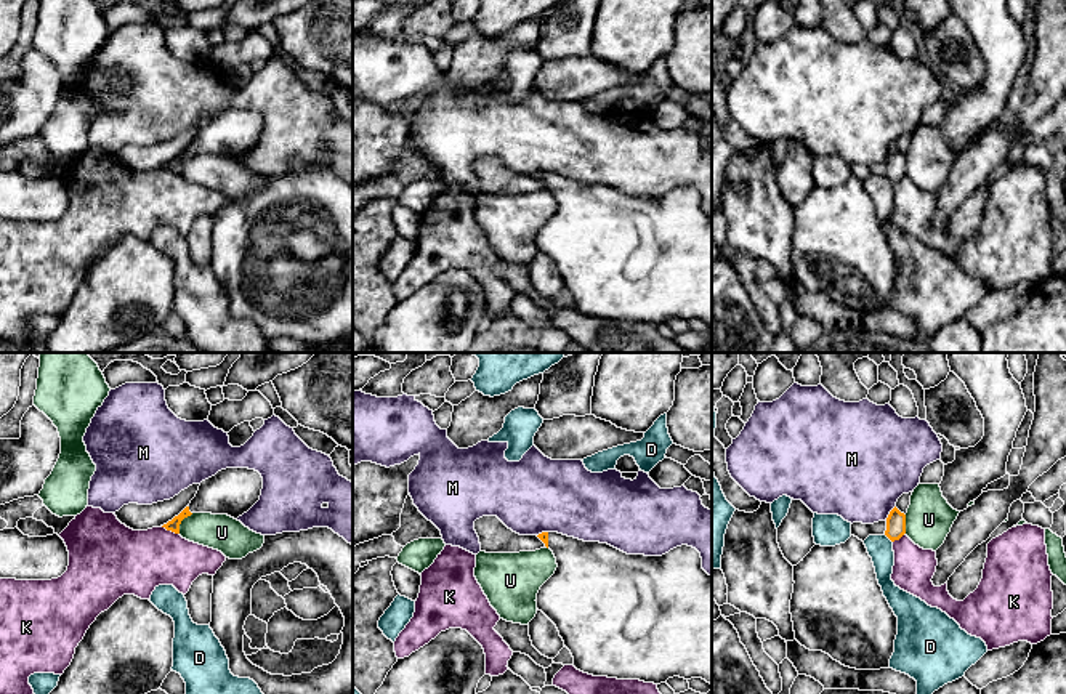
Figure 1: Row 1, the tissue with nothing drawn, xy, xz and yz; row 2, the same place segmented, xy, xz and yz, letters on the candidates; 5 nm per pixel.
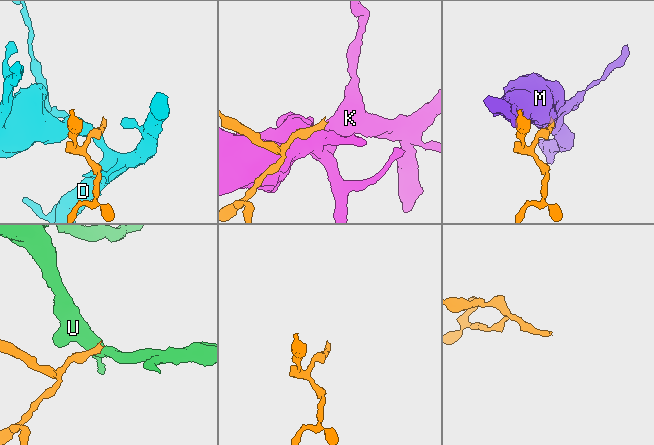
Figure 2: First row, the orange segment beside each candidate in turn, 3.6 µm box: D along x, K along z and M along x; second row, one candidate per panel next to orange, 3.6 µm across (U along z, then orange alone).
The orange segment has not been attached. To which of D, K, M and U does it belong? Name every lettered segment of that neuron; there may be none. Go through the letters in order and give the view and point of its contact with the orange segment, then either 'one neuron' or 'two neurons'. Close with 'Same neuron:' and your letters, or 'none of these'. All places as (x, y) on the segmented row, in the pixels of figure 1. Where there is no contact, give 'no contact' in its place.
D: meets orange in yz at (888, 537); two neurons
K: meets orange in xy at (170, 529); two neurons
M: meets orange in yz at (890, 513); two neurons
U: meets orange in xy at (181, 520); two neurons
Same neuron: none of these

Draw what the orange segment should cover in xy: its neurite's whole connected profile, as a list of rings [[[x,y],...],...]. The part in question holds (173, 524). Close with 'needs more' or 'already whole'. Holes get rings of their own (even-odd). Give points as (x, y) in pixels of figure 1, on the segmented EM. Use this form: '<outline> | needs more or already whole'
[[[221,470],[202,481],[191,503],[162,527],[180,534],[181,521],[192,513],[228,514],[237,519],[260,500],[261,489],[263,478],[255,470]]] | needs more

